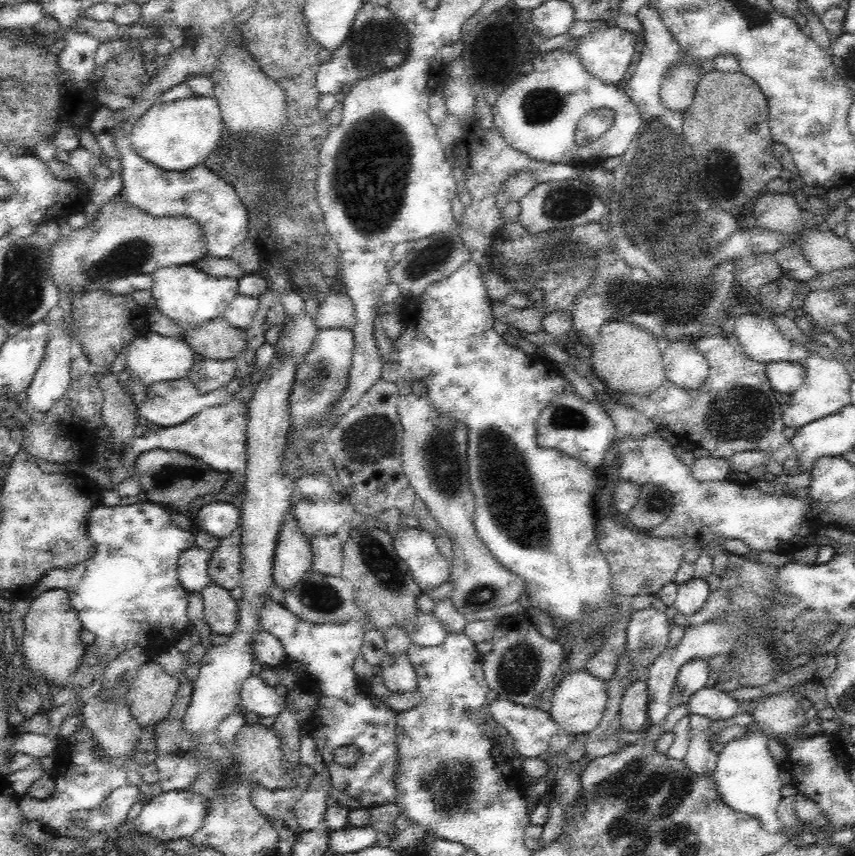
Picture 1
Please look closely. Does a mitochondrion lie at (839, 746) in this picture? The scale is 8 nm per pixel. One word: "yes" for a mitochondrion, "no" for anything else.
no

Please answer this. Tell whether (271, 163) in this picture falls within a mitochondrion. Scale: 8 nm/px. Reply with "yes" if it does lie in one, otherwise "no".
yes

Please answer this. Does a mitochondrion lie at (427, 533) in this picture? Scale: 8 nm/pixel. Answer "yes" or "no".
no

